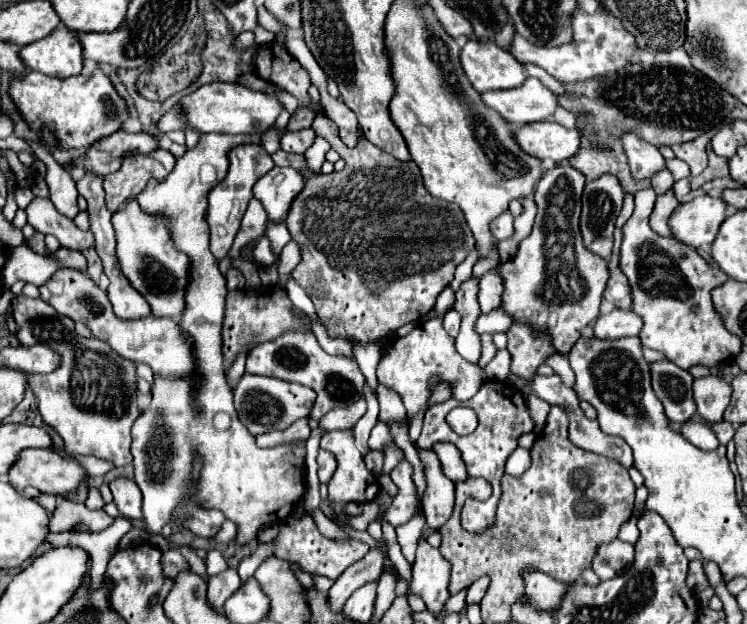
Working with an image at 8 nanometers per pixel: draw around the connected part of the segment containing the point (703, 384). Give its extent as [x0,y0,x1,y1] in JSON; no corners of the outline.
[694,374,730,424]

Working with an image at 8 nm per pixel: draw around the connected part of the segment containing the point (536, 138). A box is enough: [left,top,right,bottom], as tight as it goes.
[514,120,580,162]

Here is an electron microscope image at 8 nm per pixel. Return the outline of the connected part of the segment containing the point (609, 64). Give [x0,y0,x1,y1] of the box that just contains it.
[510,6,638,82]

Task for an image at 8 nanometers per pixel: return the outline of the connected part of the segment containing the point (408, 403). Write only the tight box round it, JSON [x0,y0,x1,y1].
[378,318,486,442]

